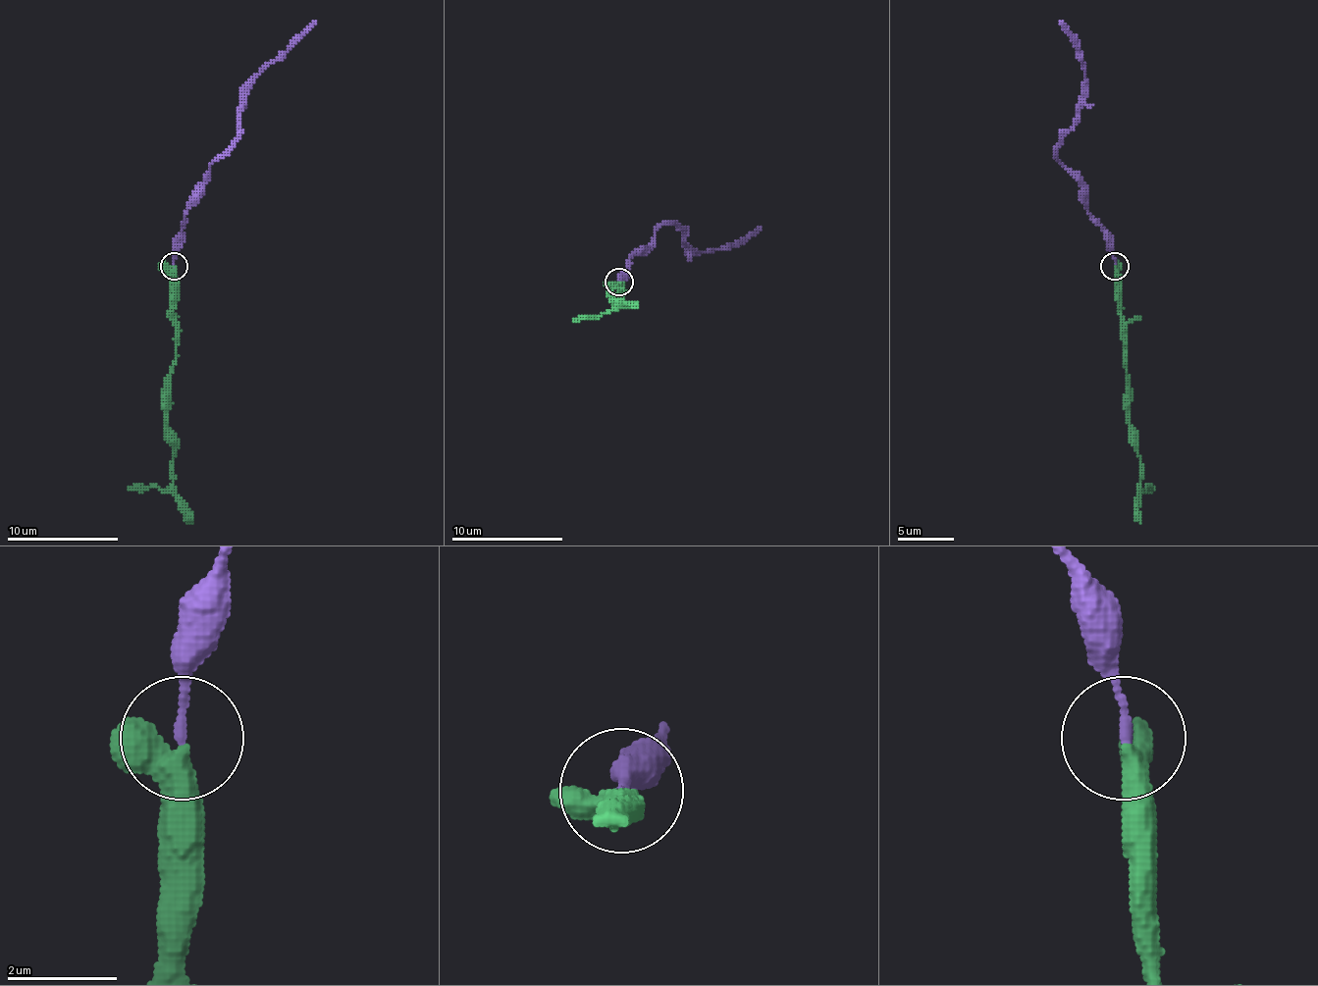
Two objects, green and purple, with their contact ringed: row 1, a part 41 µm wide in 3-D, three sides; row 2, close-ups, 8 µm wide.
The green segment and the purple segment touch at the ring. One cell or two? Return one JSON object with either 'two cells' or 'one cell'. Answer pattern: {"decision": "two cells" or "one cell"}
{"decision": "one cell"}

